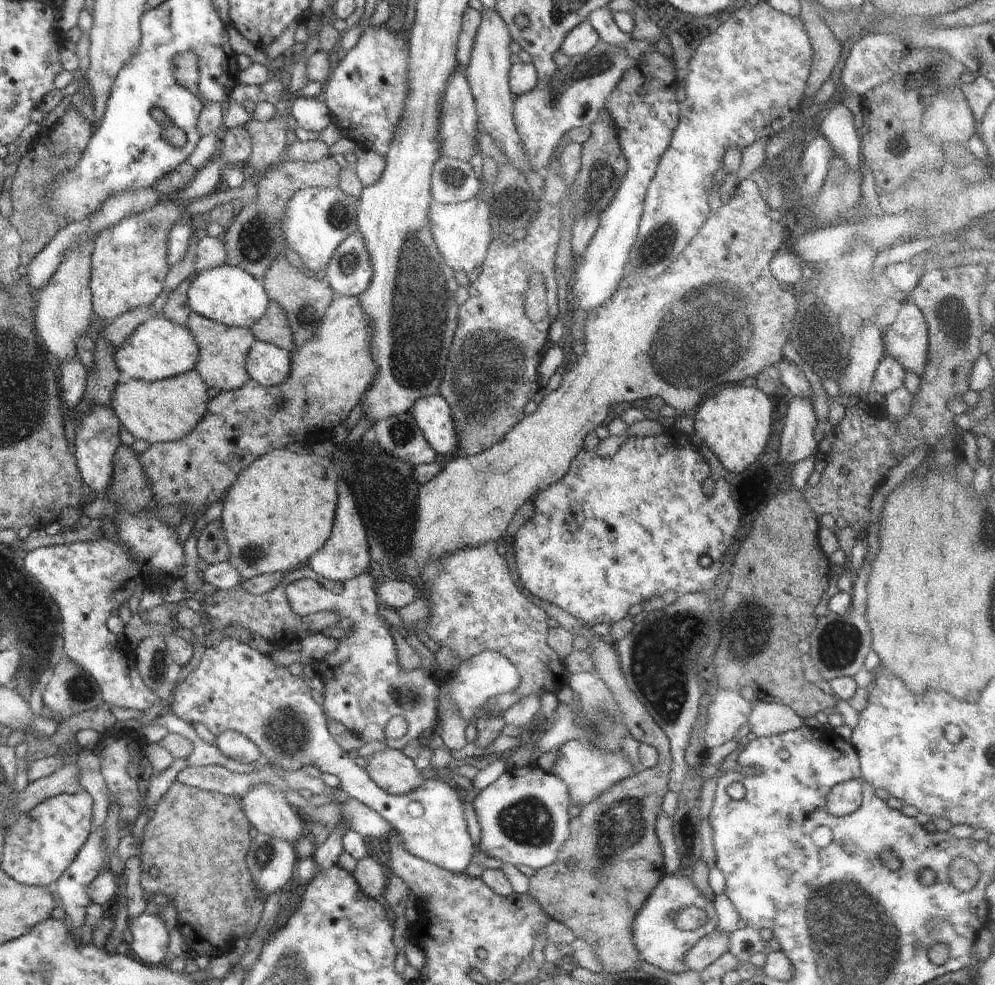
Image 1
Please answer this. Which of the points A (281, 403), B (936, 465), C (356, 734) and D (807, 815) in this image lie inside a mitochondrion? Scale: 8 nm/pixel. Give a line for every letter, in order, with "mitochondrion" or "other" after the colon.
A: mitochondrion
B: other
C: other
D: other

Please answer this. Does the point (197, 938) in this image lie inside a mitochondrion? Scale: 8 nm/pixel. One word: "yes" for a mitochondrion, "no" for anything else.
no

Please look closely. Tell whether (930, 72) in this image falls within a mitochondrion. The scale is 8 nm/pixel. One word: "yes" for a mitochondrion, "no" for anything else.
yes

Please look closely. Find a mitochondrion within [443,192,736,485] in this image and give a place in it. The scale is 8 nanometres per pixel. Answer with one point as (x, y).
(491, 366)

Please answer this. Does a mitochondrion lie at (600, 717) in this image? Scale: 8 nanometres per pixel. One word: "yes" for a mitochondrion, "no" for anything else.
yes

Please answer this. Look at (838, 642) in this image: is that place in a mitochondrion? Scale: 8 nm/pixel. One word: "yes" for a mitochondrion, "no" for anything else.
yes

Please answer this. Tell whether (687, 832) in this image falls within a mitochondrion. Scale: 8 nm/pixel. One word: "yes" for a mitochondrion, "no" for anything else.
yes

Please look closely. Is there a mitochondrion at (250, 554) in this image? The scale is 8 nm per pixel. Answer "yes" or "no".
yes

